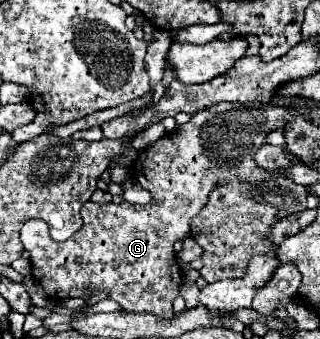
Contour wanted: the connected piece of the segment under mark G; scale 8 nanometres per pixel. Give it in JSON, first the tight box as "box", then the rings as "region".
{"box":[21,103,285,317],"region":[[[219,103],[193,115],[189,123],[179,125],[175,131],[167,133],[157,143],[143,149],[133,165],[132,177],[151,193],[151,203],[131,205],[123,201],[121,205],[97,205],[93,201],[87,201],[81,209],[83,227],[63,243],[51,239],[47,225],[41,219],[29,219],[21,229],[21,241],[31,255],[33,277],[55,301],[81,297],[85,299],[85,303],[95,305],[101,299],[113,299],[129,313],[155,313],[155,317],[173,317],[171,305],[173,299],[179,295],[179,285],[183,281],[179,263],[175,259],[173,243],[177,239],[189,237],[189,221],[205,207],[209,193],[217,183],[225,183],[233,177],[259,183],[261,179],[281,175],[281,171],[271,173],[257,167],[253,155],[261,145],[265,145],[265,137],[271,131],[285,127],[285,113],[285,107],[273,103]]]}

